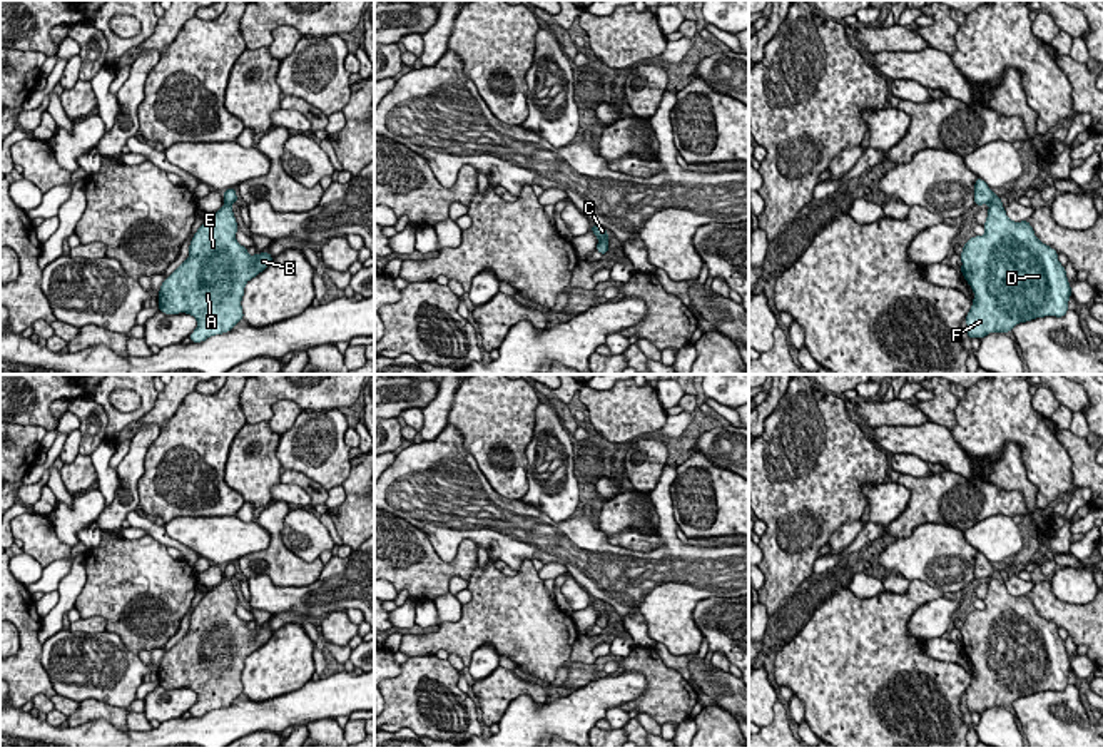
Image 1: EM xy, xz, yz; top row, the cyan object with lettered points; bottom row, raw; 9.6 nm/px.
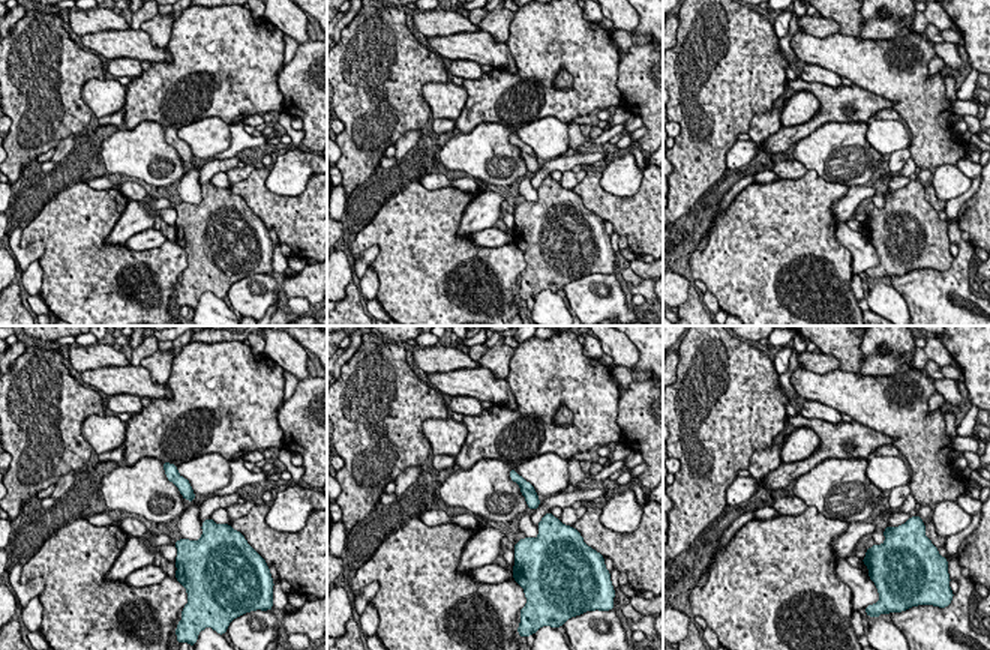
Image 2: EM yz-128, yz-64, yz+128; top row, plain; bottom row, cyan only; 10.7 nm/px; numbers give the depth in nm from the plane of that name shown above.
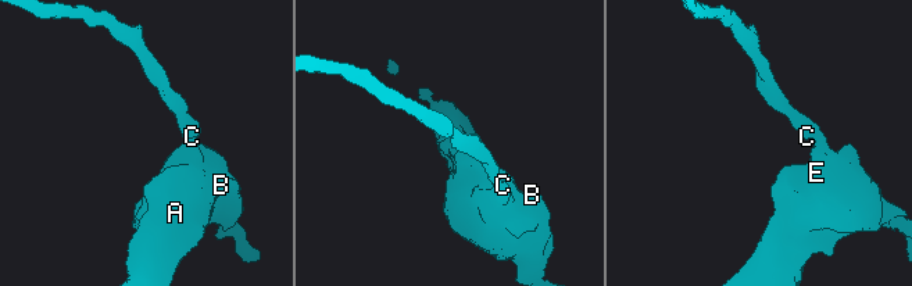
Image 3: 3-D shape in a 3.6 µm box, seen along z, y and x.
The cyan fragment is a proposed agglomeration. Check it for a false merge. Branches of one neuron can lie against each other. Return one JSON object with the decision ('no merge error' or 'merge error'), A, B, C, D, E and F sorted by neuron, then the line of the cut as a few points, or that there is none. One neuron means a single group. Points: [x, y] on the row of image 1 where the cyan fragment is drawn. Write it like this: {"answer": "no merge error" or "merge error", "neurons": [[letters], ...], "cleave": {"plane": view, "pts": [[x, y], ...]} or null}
{"answer": "no merge error", "neurons": [["A", "B", "C", "D", "E", "F"]], "cleave": null}

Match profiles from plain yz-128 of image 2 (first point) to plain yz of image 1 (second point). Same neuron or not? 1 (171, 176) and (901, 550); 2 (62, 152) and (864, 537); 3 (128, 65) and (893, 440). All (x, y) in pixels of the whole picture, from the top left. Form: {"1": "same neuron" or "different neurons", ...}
{"1": "same neuron", "2": "different neurons", "3": "different neurons"}

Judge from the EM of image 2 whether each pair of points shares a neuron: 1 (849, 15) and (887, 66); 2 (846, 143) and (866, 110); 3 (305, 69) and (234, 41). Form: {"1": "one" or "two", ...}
{"1": "two", "2": "two", "3": "two"}

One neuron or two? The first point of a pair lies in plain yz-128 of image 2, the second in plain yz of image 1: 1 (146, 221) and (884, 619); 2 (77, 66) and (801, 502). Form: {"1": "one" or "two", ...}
{"1": "two", "2": "one"}

